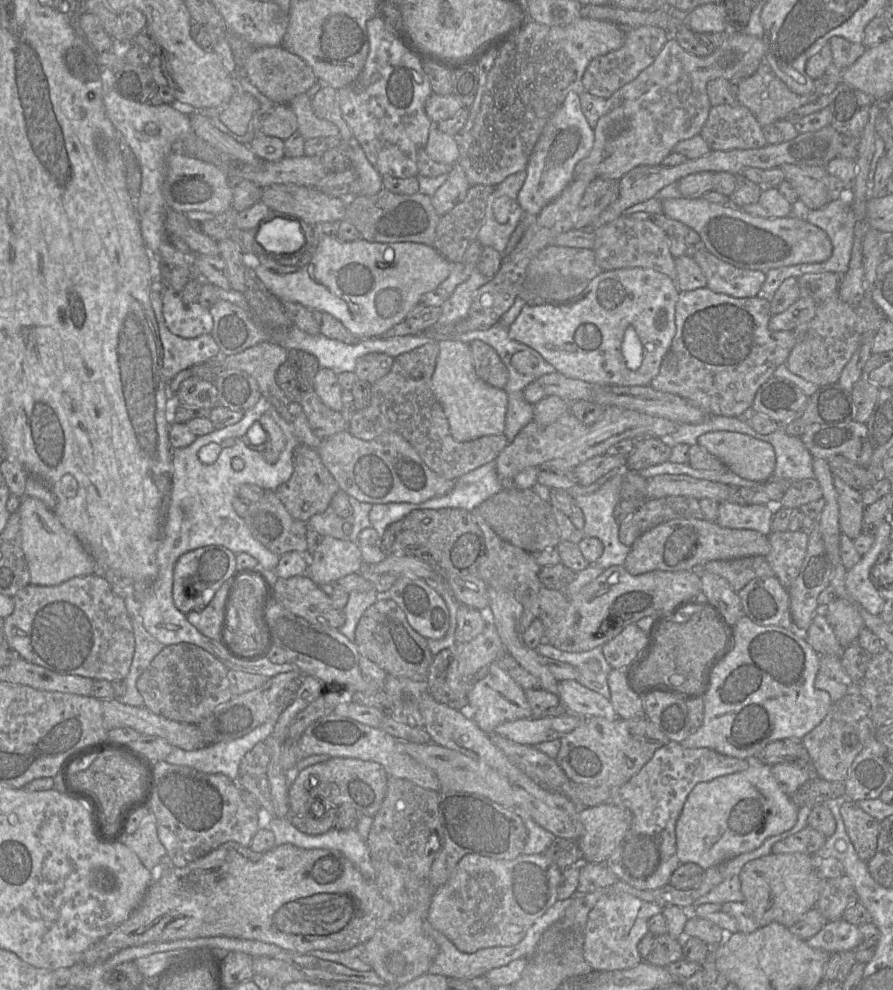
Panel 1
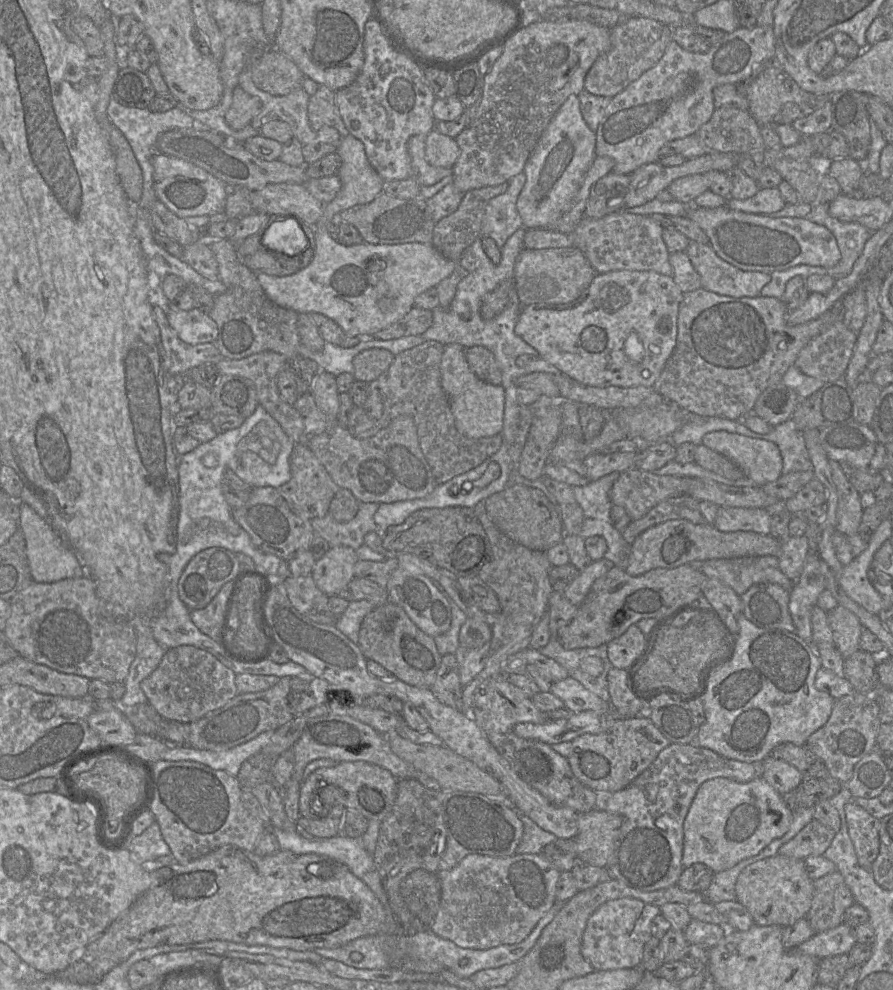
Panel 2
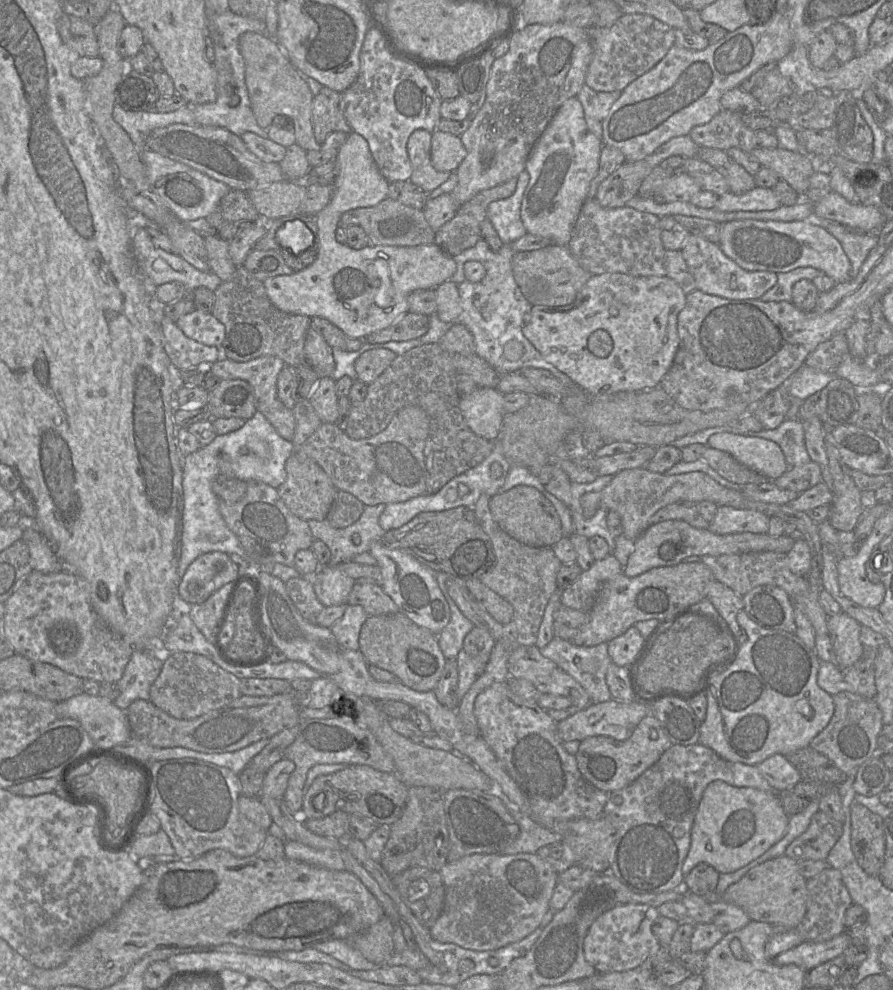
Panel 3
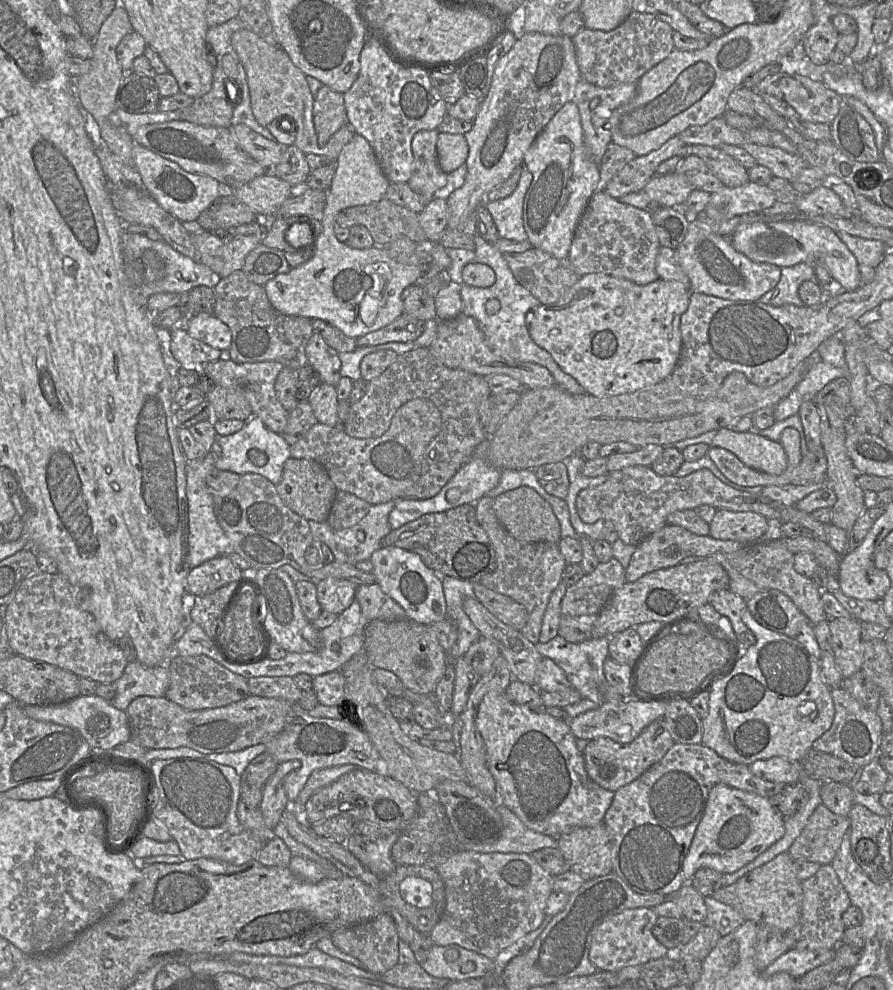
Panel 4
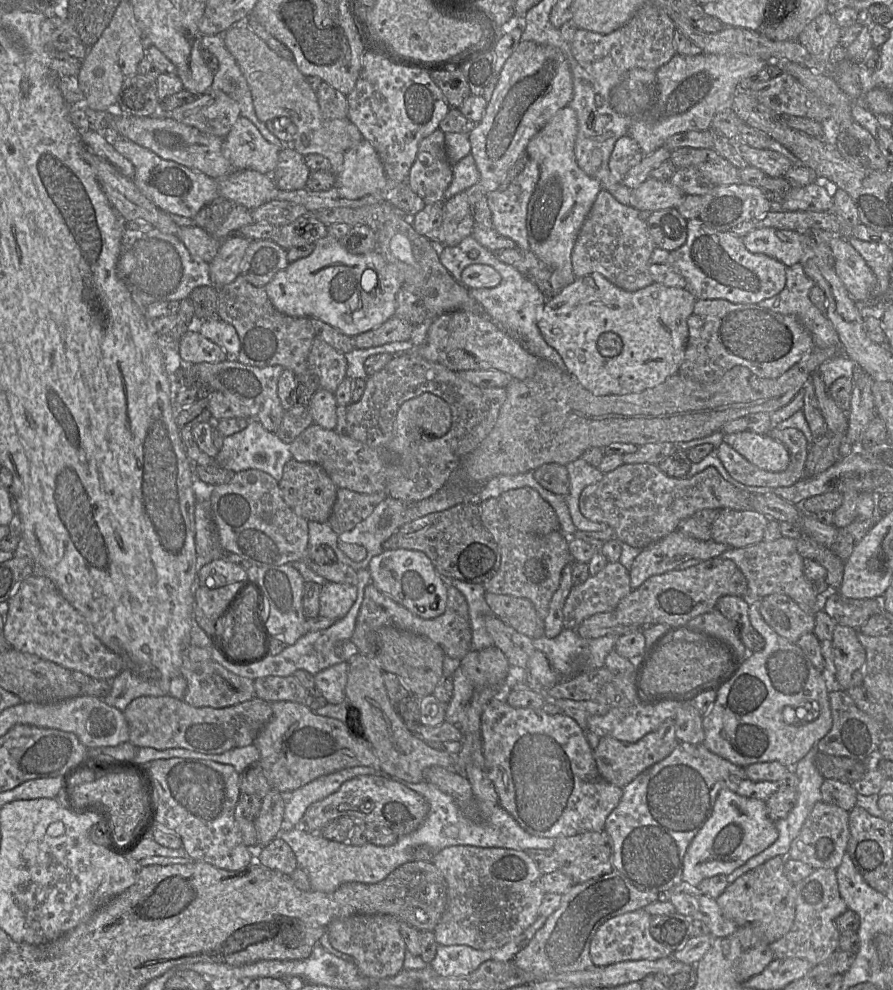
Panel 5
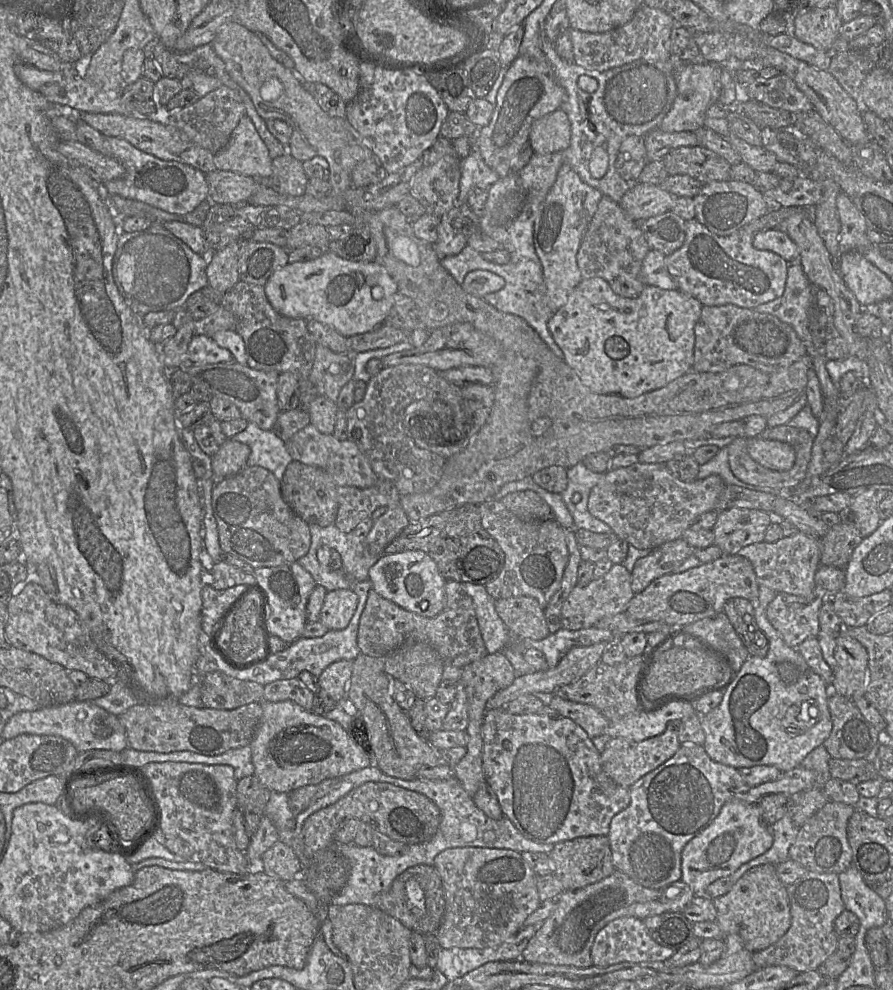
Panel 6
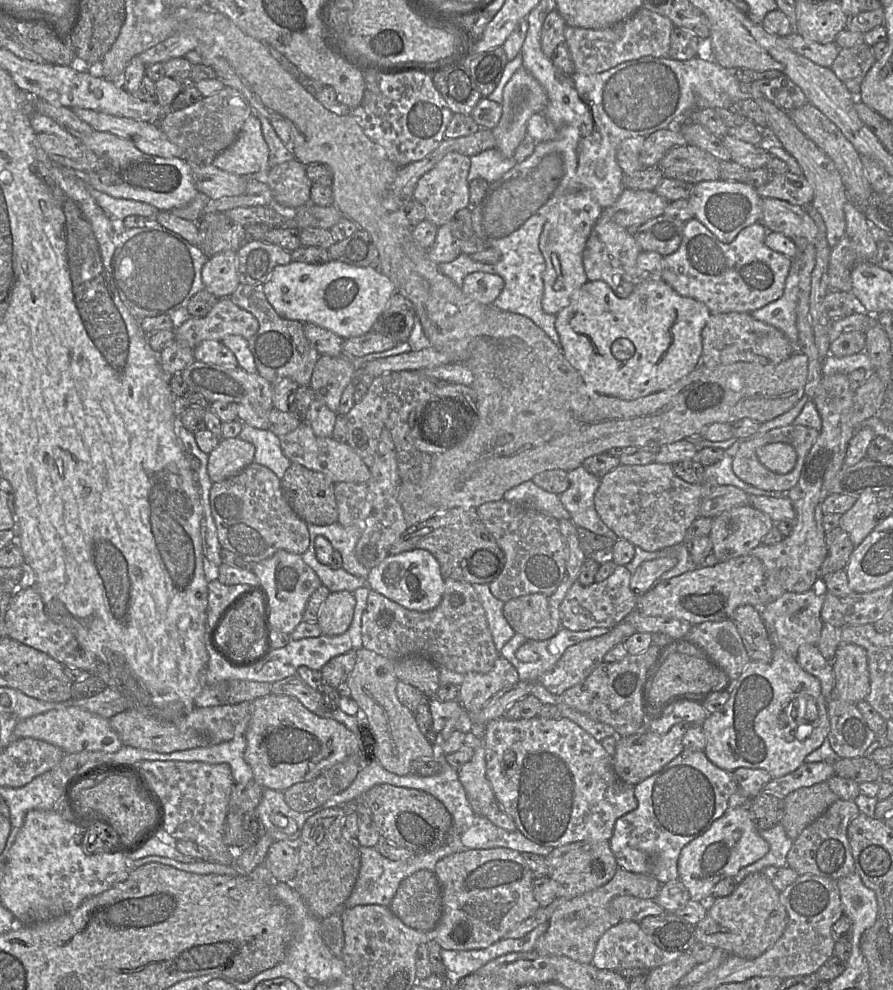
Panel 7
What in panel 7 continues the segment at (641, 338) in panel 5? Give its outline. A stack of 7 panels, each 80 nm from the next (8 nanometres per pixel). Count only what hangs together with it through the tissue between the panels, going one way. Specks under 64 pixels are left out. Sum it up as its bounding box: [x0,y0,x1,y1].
[555,280,711,400]

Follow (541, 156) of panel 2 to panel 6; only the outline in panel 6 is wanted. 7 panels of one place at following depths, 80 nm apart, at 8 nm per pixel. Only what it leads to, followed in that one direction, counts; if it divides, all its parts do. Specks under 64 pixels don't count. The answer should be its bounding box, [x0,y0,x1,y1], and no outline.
[529,109,601,313]

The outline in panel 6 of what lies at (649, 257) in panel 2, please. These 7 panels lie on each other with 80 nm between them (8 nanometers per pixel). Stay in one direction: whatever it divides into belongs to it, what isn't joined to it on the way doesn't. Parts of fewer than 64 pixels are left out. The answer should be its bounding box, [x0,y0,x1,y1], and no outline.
[576,195,649,298]

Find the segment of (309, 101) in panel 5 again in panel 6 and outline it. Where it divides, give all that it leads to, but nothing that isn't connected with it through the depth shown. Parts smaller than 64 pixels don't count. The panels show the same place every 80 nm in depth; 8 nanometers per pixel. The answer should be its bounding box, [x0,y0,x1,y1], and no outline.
[211,21,376,195]

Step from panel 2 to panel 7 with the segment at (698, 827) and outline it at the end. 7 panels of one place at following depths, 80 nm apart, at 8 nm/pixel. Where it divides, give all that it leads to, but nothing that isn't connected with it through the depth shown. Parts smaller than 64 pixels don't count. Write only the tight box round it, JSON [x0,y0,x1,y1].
[678,806,769,902]

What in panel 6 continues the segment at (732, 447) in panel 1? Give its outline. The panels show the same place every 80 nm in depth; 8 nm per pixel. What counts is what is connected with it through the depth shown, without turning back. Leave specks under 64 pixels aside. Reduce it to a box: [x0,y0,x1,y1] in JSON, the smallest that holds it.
[747,437,796,472]

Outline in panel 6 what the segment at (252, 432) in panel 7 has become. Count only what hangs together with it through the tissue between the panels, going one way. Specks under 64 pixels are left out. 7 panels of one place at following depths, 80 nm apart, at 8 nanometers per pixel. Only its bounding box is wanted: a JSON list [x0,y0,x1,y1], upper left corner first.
[230,422,293,481]

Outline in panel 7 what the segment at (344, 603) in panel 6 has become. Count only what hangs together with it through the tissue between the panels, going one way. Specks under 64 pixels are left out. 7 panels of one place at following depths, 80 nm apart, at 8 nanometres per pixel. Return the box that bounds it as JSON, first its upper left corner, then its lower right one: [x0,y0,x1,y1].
[317,592,355,636]

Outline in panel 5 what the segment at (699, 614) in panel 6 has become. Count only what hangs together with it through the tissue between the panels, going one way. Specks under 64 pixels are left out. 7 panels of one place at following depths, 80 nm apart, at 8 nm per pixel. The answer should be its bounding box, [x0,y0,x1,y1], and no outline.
[613,557,747,625]

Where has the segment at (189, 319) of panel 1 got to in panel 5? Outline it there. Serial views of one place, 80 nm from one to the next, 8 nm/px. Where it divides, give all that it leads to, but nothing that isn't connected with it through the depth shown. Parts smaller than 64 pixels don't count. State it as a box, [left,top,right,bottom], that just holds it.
[198,318,240,360]

